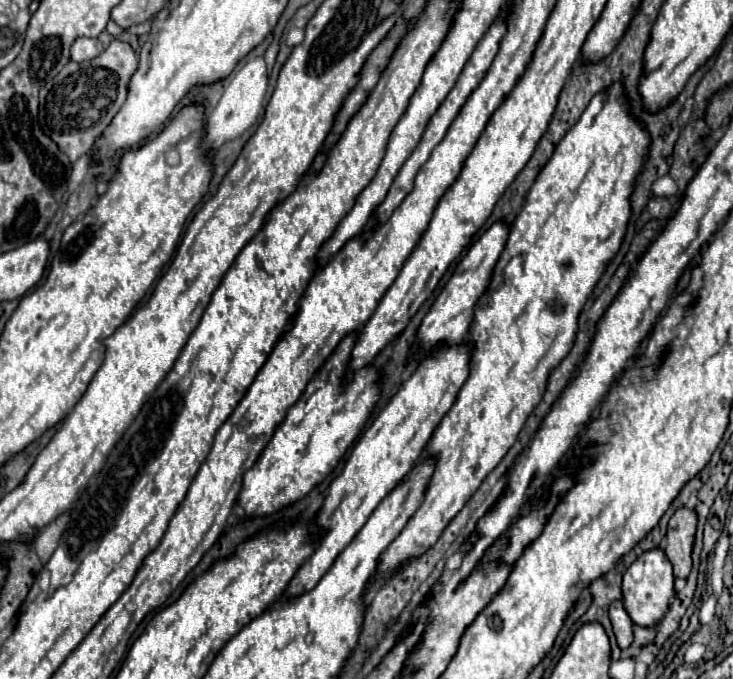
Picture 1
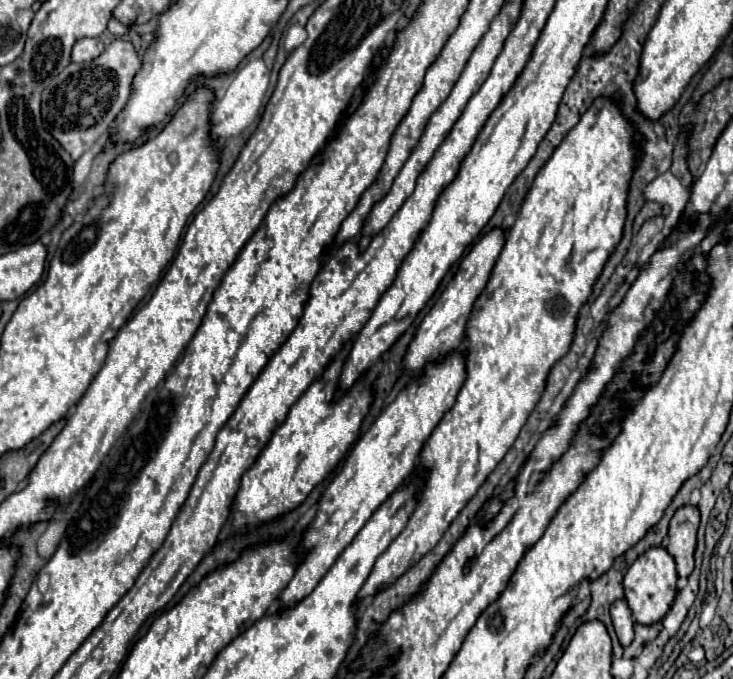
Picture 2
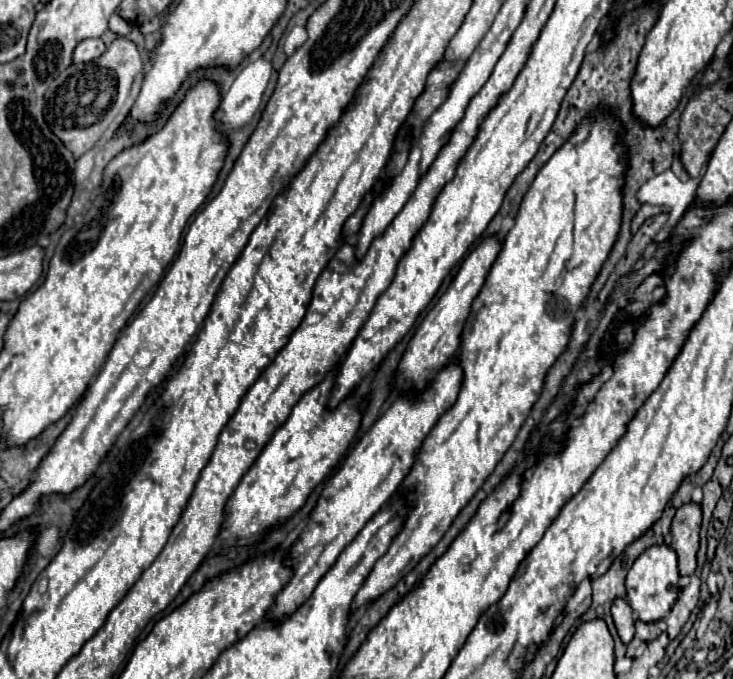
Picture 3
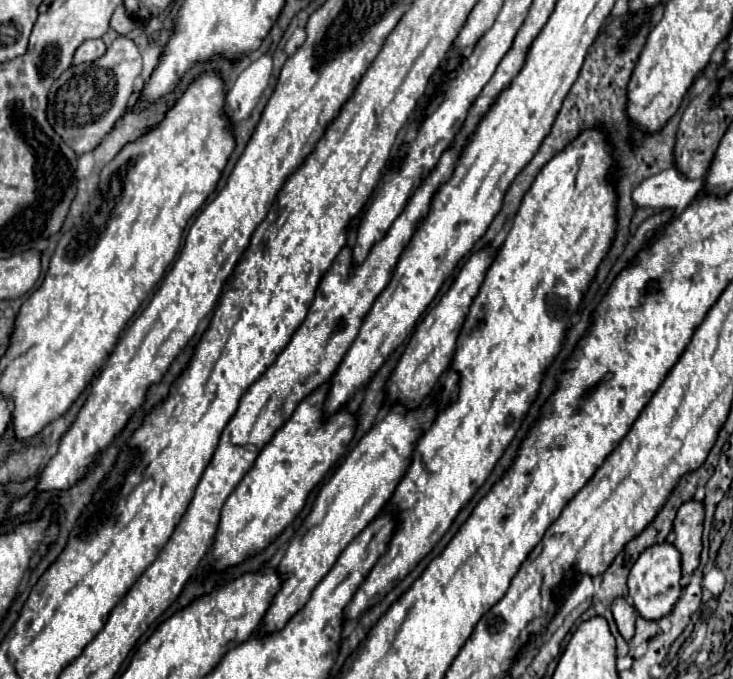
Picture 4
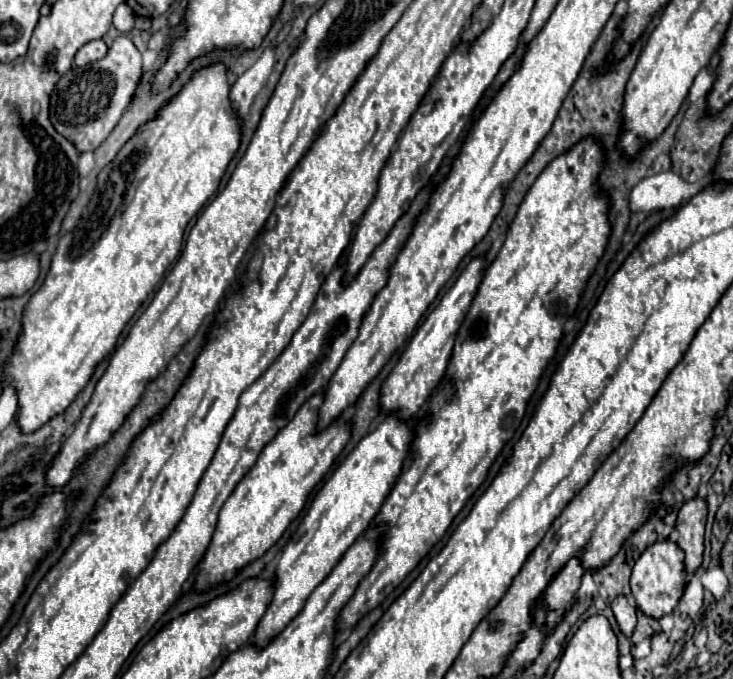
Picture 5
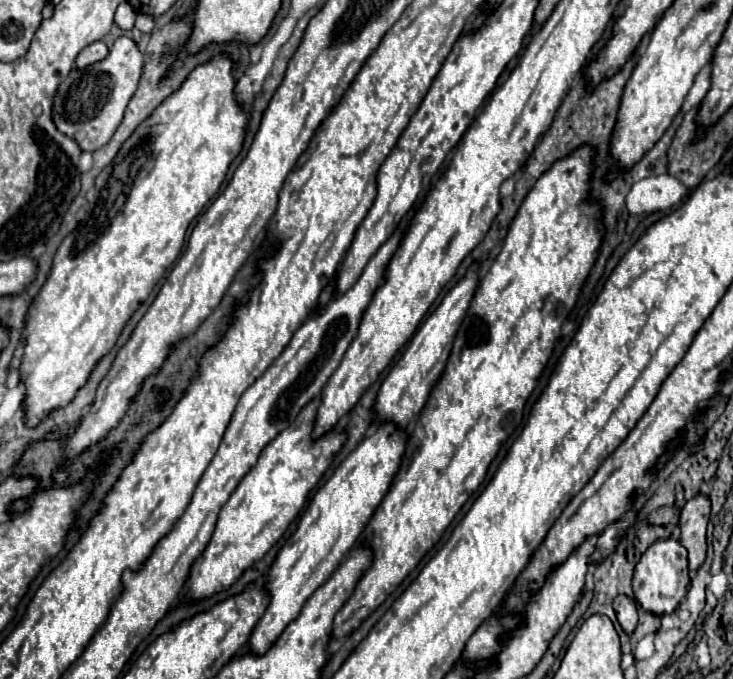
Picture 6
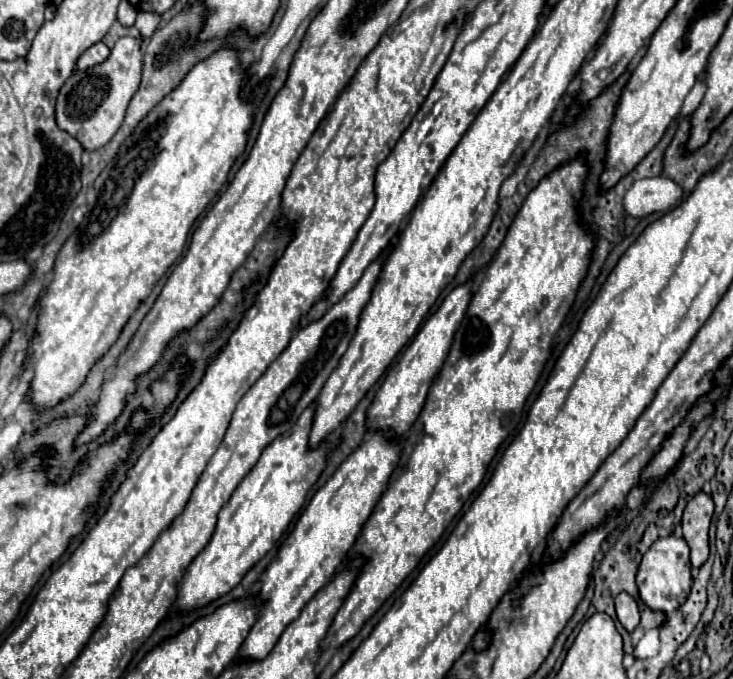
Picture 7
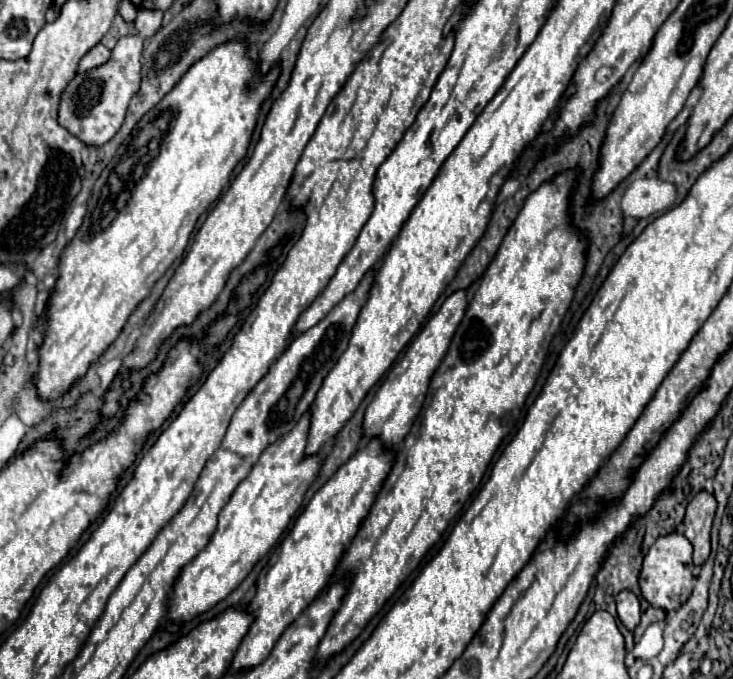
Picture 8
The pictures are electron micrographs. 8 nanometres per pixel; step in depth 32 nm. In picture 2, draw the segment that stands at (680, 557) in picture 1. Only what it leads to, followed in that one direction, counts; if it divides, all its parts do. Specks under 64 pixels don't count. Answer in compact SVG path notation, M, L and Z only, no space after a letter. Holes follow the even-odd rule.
M682 506L670 520L670 544L668 552L676 560L678 576L686 578L694 570L696 534L700 524L700 510L696 506Z

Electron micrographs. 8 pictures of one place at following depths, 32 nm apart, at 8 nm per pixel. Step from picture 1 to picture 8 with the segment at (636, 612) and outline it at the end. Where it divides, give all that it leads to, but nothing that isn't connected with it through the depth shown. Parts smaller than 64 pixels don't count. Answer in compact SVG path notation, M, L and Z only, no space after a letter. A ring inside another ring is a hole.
M672 532L666 536L660 536L654 546L644 556L642 572L640 572L640 588L642 596L656 608L664 610L676 610L680 608L690 596L694 588L694 562L692 562L692 544L684 534Z

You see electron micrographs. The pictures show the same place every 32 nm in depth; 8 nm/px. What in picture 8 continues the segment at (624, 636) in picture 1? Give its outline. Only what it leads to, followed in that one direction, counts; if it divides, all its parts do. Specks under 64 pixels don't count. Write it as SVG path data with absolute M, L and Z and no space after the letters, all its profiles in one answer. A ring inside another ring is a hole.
M622 590L616 596L616 608L618 608L618 618L628 630L634 630L640 622L640 600L634 592Z

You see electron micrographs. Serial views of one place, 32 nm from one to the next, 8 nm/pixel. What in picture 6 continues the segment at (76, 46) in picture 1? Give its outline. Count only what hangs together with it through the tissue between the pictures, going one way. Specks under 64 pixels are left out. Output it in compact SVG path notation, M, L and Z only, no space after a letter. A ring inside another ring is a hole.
M98 40L98 42L86 46L86 48L78 54L78 58L76 58L76 66L78 66L78 68L84 68L84 66L90 66L92 62L100 62L100 60L104 60L106 56L108 56L108 48L106 48L104 42Z

